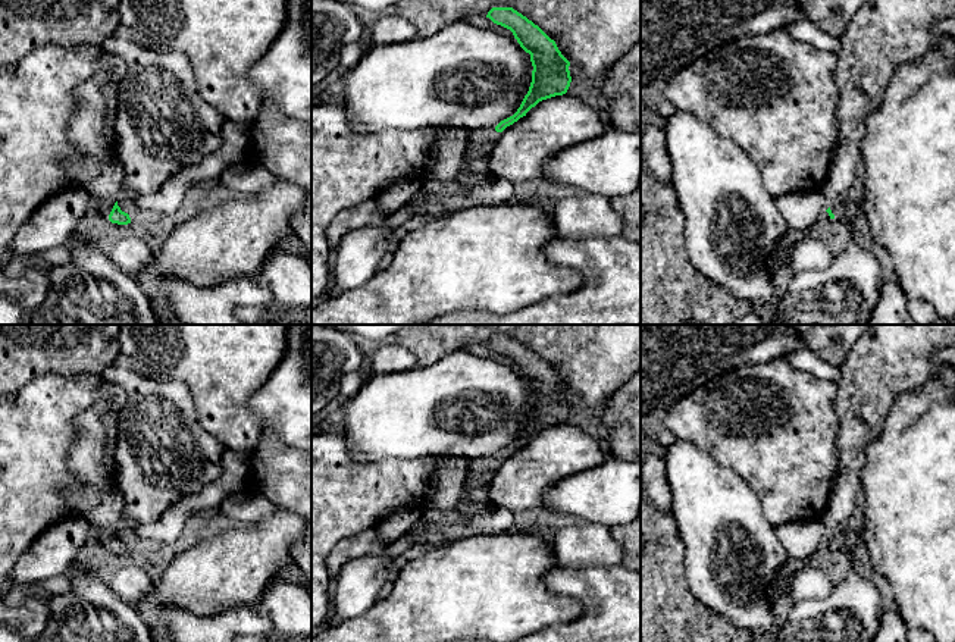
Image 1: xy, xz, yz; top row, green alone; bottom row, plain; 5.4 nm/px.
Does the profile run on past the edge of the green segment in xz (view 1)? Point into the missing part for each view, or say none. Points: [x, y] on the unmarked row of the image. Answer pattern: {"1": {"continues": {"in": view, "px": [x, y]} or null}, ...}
{"1": {"continues": null}}

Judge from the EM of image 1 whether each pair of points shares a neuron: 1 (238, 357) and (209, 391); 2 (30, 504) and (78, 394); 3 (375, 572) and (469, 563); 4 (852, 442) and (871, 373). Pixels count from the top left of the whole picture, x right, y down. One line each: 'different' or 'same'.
1: same
2: same
3: different
4: same

